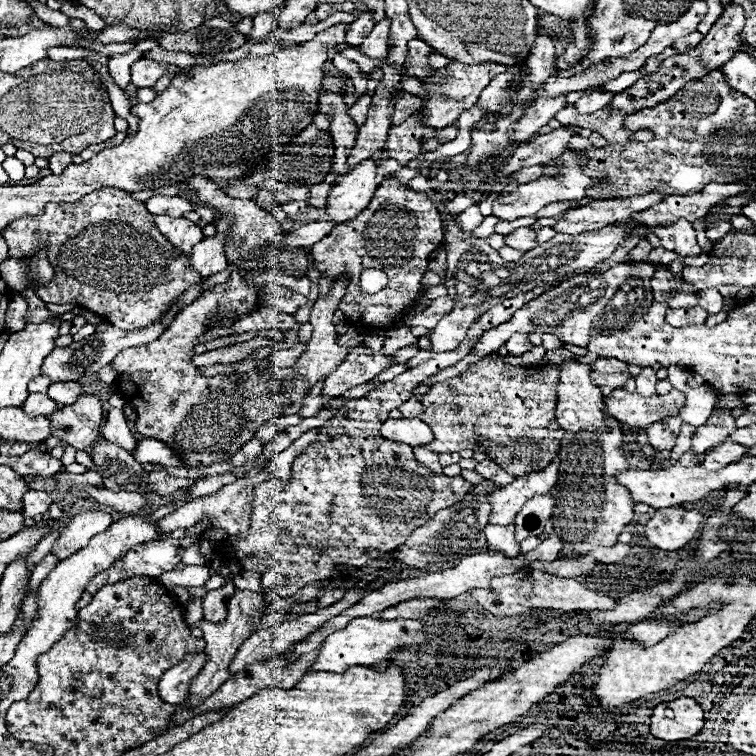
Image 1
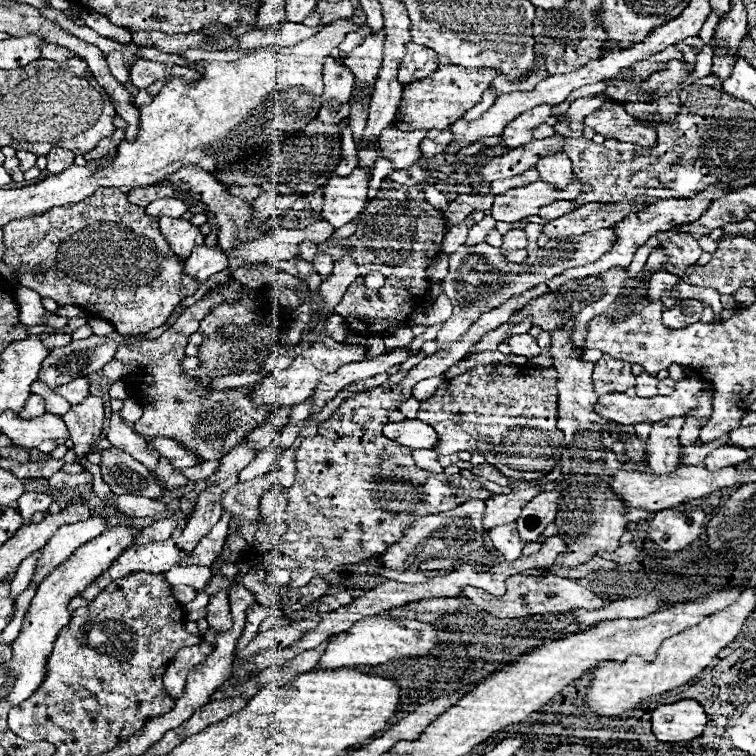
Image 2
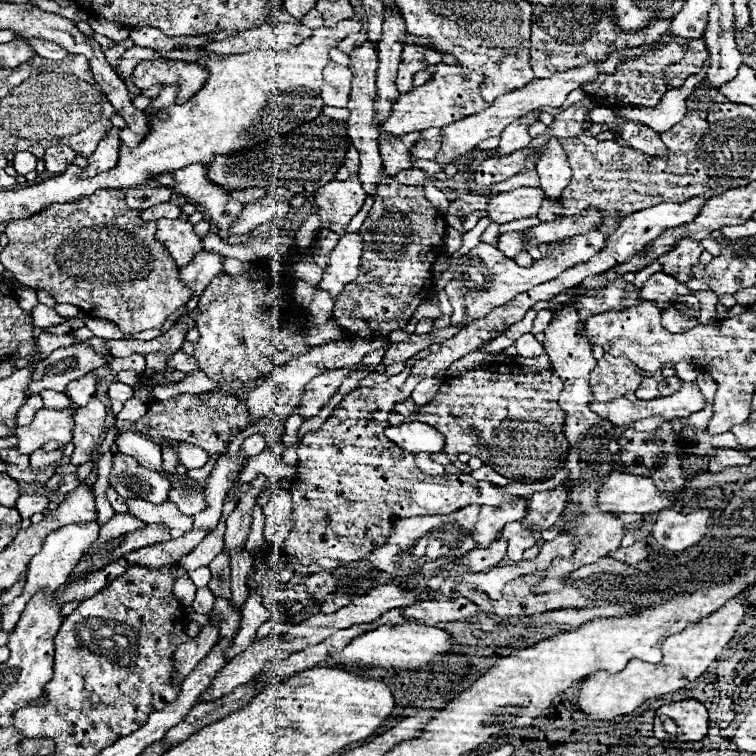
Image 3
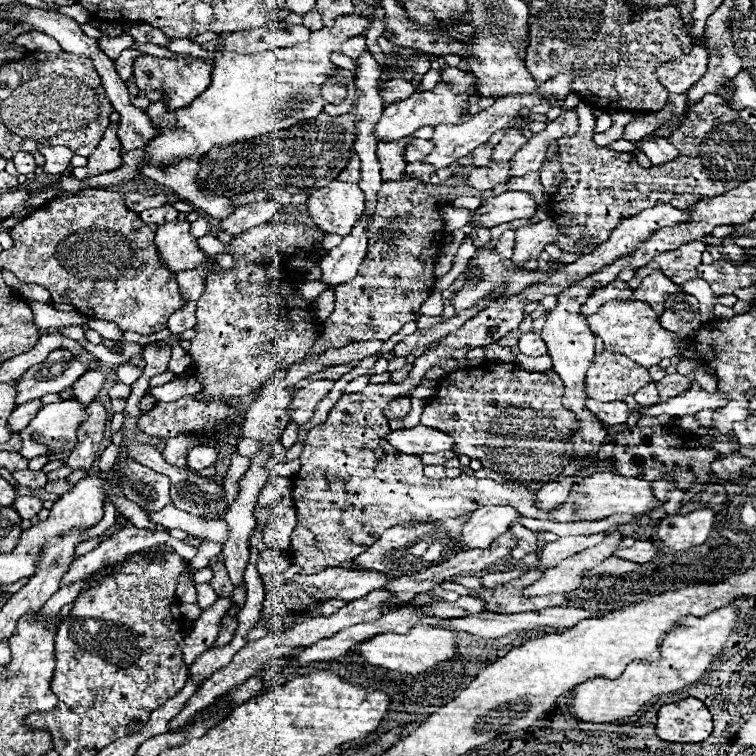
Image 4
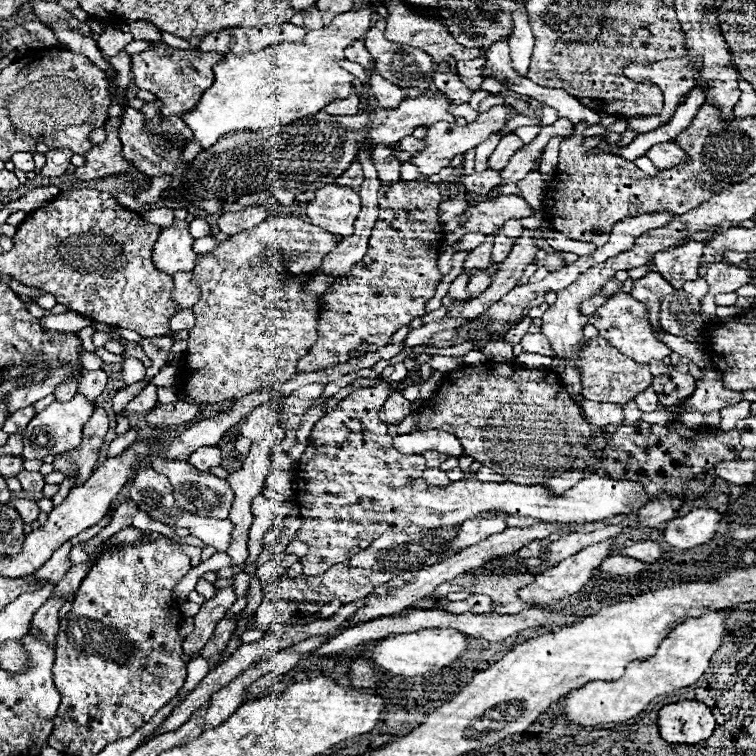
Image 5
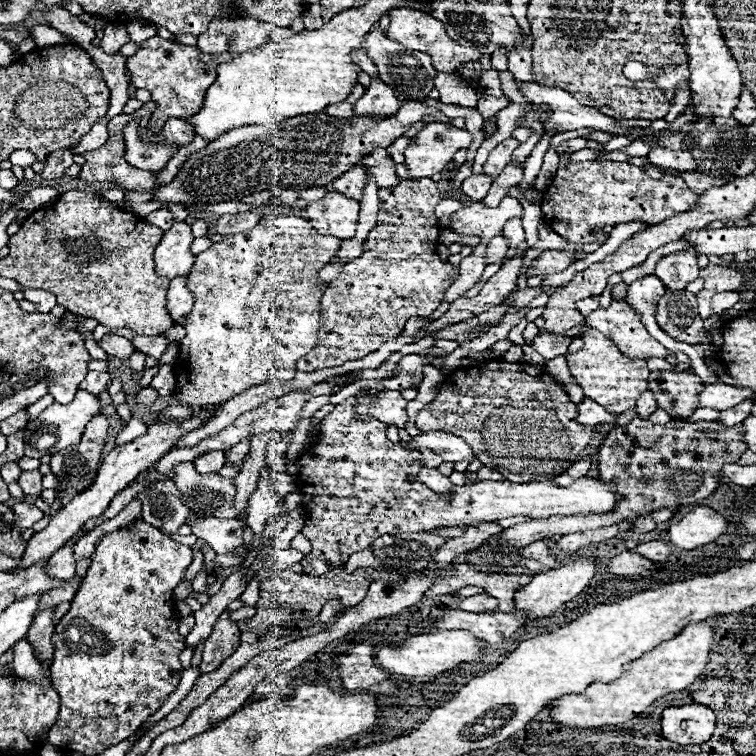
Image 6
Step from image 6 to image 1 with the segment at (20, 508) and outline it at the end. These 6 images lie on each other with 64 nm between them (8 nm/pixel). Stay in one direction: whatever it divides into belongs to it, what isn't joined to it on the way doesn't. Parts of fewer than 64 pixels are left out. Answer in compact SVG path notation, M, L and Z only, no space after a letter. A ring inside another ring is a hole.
M28 490L22 498L22 504L24 504L24 510L22 514L26 518L34 518L34 516L40 516L40 514L46 514L48 512L48 506L52 504L50 496L42 490Z

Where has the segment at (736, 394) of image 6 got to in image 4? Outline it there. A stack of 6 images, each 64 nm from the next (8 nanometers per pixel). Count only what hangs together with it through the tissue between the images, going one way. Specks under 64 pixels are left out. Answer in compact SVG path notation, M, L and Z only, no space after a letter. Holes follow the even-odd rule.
M692 382L690 388L668 402L658 402L646 408L638 408L638 416L658 416L658 414L668 414L668 416L686 416L686 414L696 414L700 410L716 410L726 404L726 398L720 396L718 392L706 394L700 390L698 382Z

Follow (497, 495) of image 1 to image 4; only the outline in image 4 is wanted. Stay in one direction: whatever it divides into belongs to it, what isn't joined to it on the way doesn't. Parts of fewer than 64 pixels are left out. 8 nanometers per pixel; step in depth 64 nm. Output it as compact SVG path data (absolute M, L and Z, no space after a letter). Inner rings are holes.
M482 506L462 528L460 542L468 548L486 548L498 534L504 534L516 518L520 518L520 514L510 506Z

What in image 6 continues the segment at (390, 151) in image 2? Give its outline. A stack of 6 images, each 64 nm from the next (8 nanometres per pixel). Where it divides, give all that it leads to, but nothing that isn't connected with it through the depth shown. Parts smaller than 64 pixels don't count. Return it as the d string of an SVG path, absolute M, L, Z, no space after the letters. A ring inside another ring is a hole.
M378 148L370 156L362 158L360 166L372 168L378 188L390 188L390 186L396 186L400 182L400 178L396 176L396 164L384 148Z

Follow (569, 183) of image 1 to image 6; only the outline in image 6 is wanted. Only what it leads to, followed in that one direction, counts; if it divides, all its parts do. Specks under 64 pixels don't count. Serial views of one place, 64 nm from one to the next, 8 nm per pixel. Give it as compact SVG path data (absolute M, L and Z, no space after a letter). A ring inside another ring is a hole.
M504 196L496 208L484 206L482 202L472 202L470 206L464 206L452 214L448 228L456 230L462 238L480 236L482 242L488 242L502 232L506 220L520 218L522 214L522 204L512 196Z

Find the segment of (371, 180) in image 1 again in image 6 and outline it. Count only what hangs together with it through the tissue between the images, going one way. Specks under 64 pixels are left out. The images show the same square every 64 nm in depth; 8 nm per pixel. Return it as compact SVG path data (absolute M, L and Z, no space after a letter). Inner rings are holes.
M336 190L326 192L324 198L308 204L306 208L310 224L320 234L330 234L340 240L354 236L358 212L360 212L360 202Z

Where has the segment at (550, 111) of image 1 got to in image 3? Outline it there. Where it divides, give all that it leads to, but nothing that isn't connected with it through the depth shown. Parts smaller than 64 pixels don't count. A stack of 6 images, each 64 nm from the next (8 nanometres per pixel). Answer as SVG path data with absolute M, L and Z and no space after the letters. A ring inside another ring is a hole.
M530 112L518 120L514 120L510 126L506 126L506 130L502 132L502 140L500 140L500 146L496 148L496 156L506 156L506 154L512 154L514 150L520 150L524 146L530 144L530 134L528 134L528 128L530 124L538 122L540 120L540 112Z

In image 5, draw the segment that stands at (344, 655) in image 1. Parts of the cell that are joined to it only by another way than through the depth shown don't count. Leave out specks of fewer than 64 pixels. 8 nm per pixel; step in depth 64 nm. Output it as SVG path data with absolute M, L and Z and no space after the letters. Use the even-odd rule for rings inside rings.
M422 628L412 634L392 634L370 646L370 660L376 666L400 676L422 676L432 670L450 666L466 652L466 636L452 628Z

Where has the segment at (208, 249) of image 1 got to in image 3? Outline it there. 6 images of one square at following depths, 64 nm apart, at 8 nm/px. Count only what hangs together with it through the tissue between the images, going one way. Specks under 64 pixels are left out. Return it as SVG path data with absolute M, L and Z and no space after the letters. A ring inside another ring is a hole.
M200 250L188 266L180 268L180 278L186 282L186 286L194 290L194 296L200 296L204 288L210 284L210 280L222 274L222 270L224 270L224 264L220 254Z

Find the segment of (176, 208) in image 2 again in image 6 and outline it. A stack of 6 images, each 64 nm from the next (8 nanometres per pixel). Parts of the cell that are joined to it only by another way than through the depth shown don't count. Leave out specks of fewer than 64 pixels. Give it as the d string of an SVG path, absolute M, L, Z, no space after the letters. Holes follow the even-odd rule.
M162 208L162 210L156 210L156 212L150 212L146 218L144 218L148 224L152 224L152 226L158 226L158 228L162 228L164 232L166 230L170 230L170 226L172 226L172 212L170 210L166 210L166 208Z

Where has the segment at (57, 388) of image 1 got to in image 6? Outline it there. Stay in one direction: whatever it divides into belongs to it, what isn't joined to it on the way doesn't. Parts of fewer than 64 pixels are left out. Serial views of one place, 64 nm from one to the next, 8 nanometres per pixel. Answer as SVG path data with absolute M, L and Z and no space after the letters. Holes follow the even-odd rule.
M88 372L80 384L80 390L90 390L90 394L100 394L106 390L110 376L106 372Z

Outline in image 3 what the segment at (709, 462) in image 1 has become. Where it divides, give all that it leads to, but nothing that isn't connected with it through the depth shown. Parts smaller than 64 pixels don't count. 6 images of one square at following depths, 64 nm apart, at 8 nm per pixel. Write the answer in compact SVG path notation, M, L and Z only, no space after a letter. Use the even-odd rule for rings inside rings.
M718 448L718 450L716 450L716 456L710 458L708 470L710 470L710 472L722 472L724 468L730 468L730 466L746 466L748 462L752 462L752 458L746 456L744 450Z

